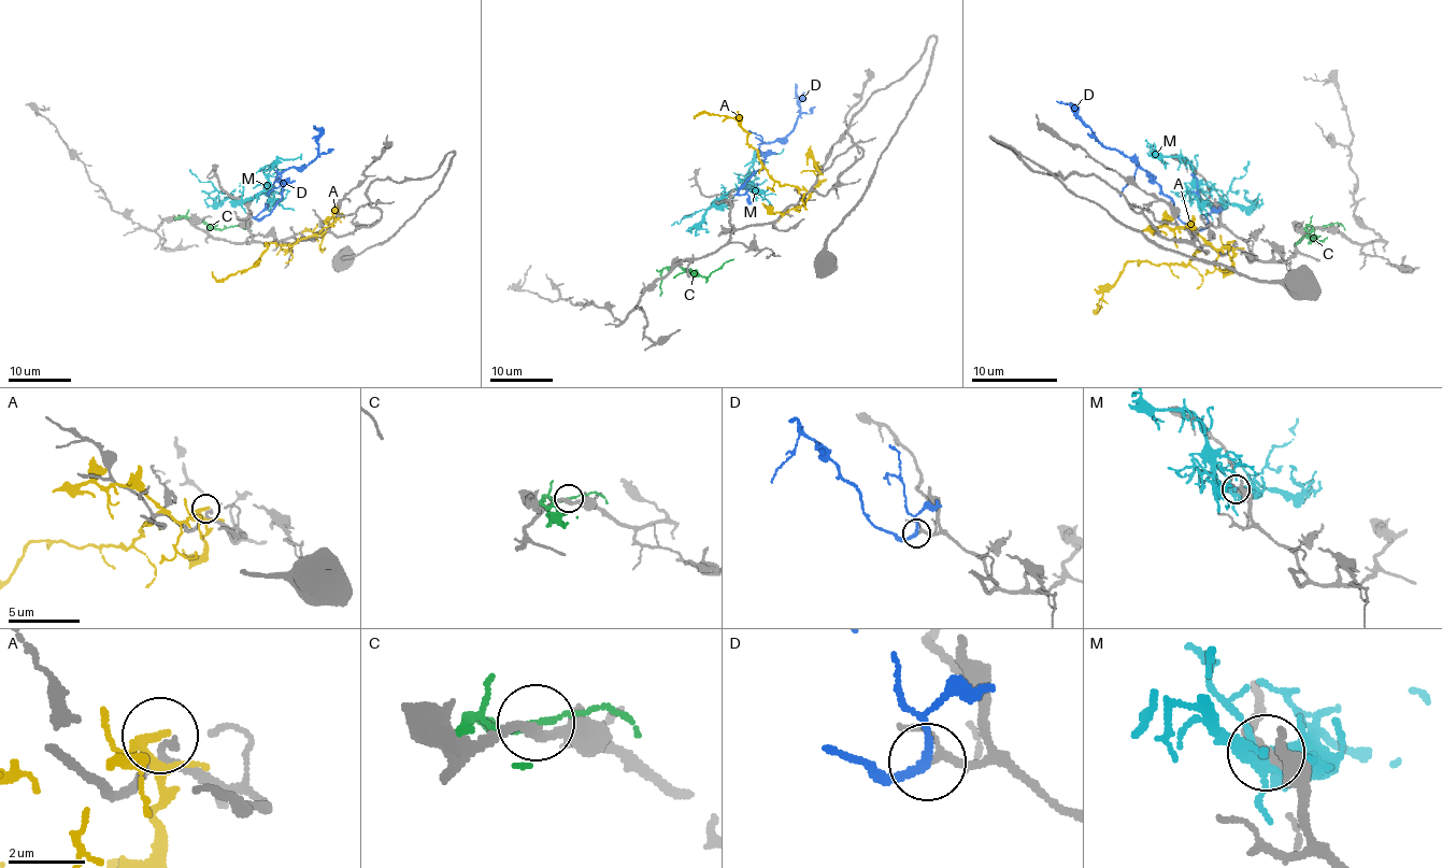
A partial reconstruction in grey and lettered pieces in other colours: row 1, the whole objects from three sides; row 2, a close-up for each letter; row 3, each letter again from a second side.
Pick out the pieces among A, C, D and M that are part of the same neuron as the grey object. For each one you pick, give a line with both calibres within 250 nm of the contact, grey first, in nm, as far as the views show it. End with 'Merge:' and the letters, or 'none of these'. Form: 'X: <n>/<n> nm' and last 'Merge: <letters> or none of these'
D: 150/180 nm
Merge: D

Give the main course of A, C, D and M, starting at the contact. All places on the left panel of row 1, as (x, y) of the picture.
A: (305, 228), (324, 235), (326, 229), (291, 245), (265, 242), (262, 256), (223, 280), (216, 280), (212, 272)
C: (179, 216), (215, 225), (222, 229), (240, 225), (251, 231)
D: (253, 216), (260, 219), (281, 198), (283, 184), (277, 176), (315, 158), (318, 132), (314, 126)
M: (240, 201), (256, 197), (263, 188), (265, 167), (283, 158), (297, 158), (301, 154)

